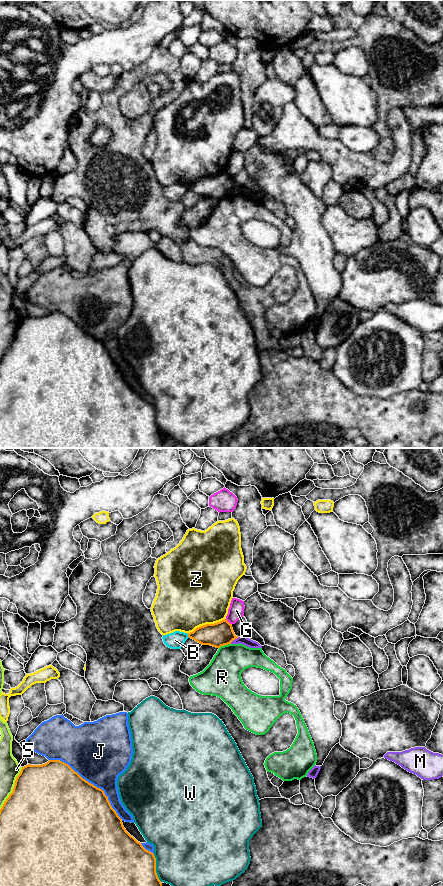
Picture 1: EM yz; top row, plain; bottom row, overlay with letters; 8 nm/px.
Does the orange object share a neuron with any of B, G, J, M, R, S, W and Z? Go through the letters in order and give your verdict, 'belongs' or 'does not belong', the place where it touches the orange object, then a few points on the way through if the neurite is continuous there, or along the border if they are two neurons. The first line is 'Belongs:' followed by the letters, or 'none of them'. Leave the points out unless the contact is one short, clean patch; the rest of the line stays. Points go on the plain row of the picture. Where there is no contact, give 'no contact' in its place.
Belongs: none of them
B: does not belong | yz (188, 187)
G: does not belong | yz (227, 173) | along yz (225, 171), (231, 176)
J: does not belong | yz (90, 335)
M: does not belong | yz (234, 191) | along yz (238, 189), (230, 195)
R: does not belong | yz (224, 196)
S: does not belong | yz (13, 340)
W: does not belong | yz (155, 420)
Z: does not belong | yz (206, 176)

